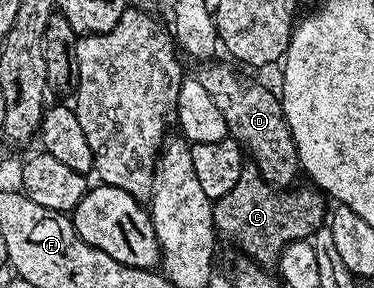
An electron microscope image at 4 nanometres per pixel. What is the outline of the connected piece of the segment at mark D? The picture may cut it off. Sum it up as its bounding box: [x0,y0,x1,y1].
[194,61,302,189]

